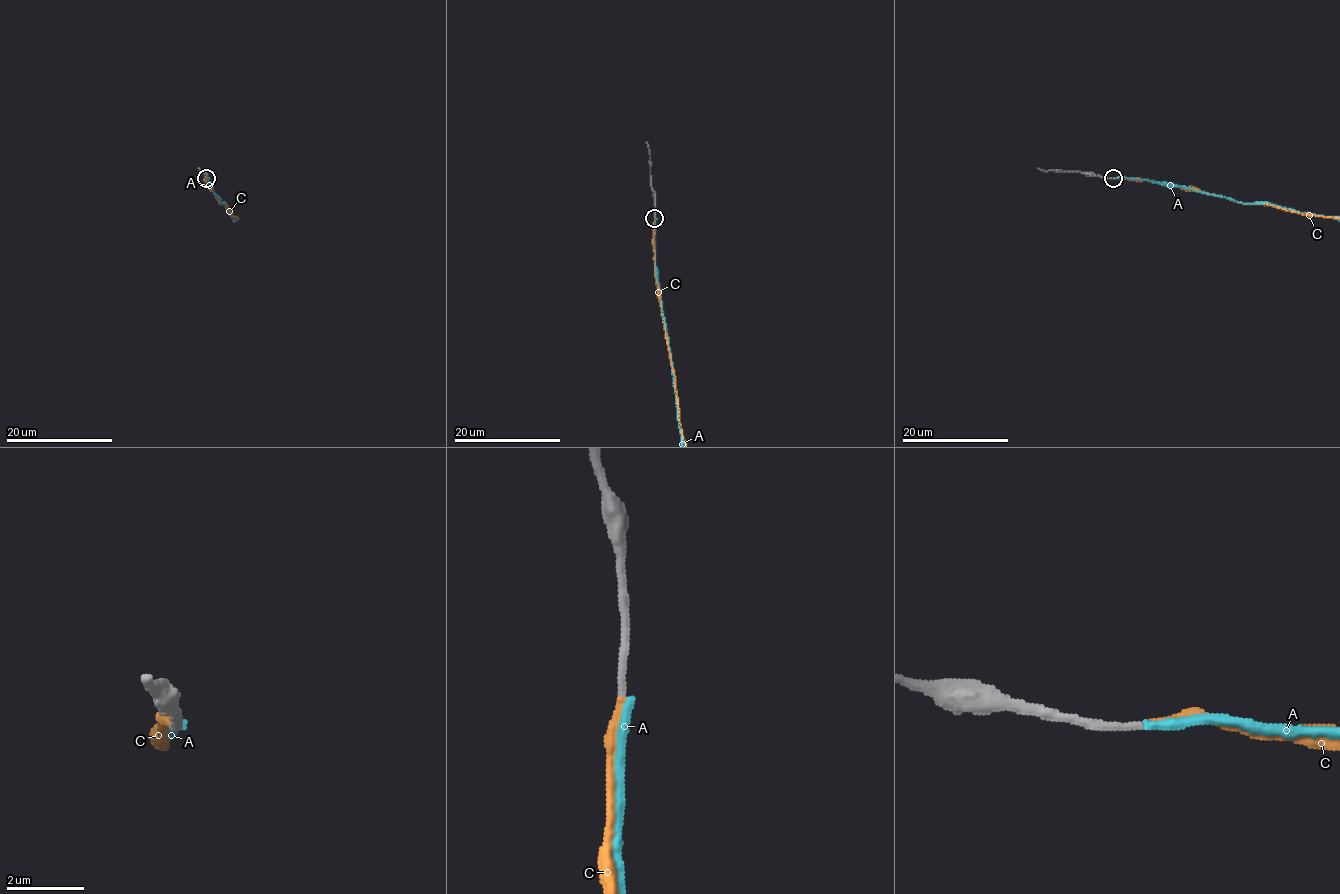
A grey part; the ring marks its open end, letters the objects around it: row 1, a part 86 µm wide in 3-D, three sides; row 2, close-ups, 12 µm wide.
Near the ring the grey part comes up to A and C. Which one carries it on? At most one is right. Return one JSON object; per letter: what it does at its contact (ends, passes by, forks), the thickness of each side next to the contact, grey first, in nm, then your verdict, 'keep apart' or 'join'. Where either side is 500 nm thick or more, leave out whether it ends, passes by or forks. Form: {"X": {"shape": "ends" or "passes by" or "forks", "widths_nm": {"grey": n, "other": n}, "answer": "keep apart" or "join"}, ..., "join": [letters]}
{"A": {"shape": "ends", "widths_nm": {"grey": 200, "other": 240}, "answer": "keep apart"}, "C": {"shape": "ends", "widths_nm": {"grey": 200, "other": 190}, "answer": "join"}, "join": ["C"]}

